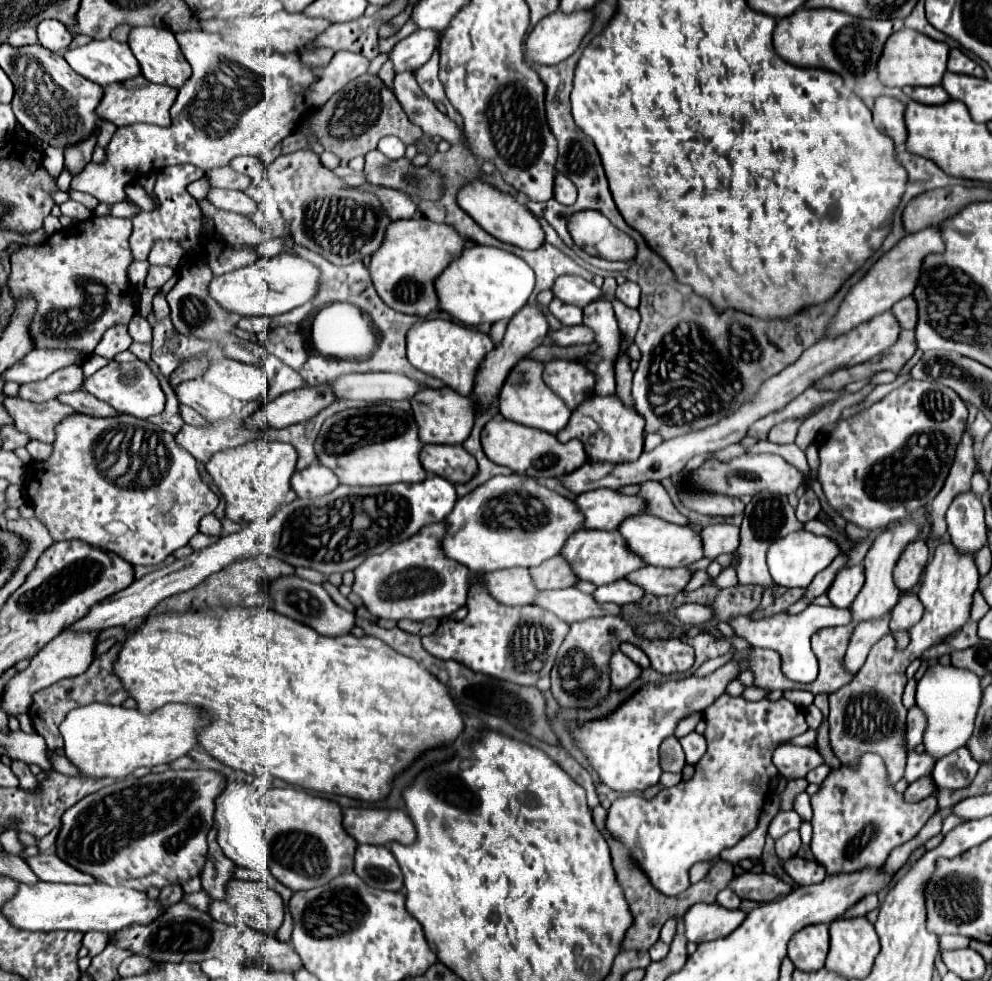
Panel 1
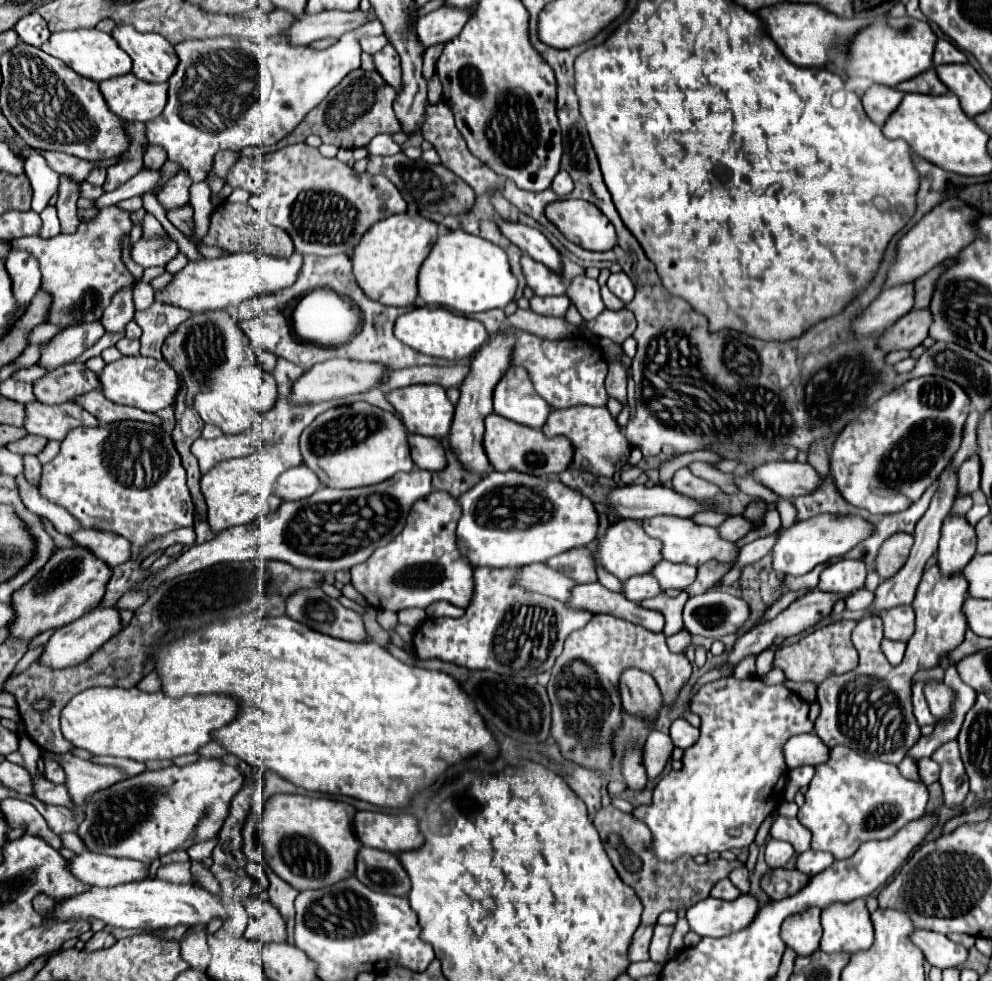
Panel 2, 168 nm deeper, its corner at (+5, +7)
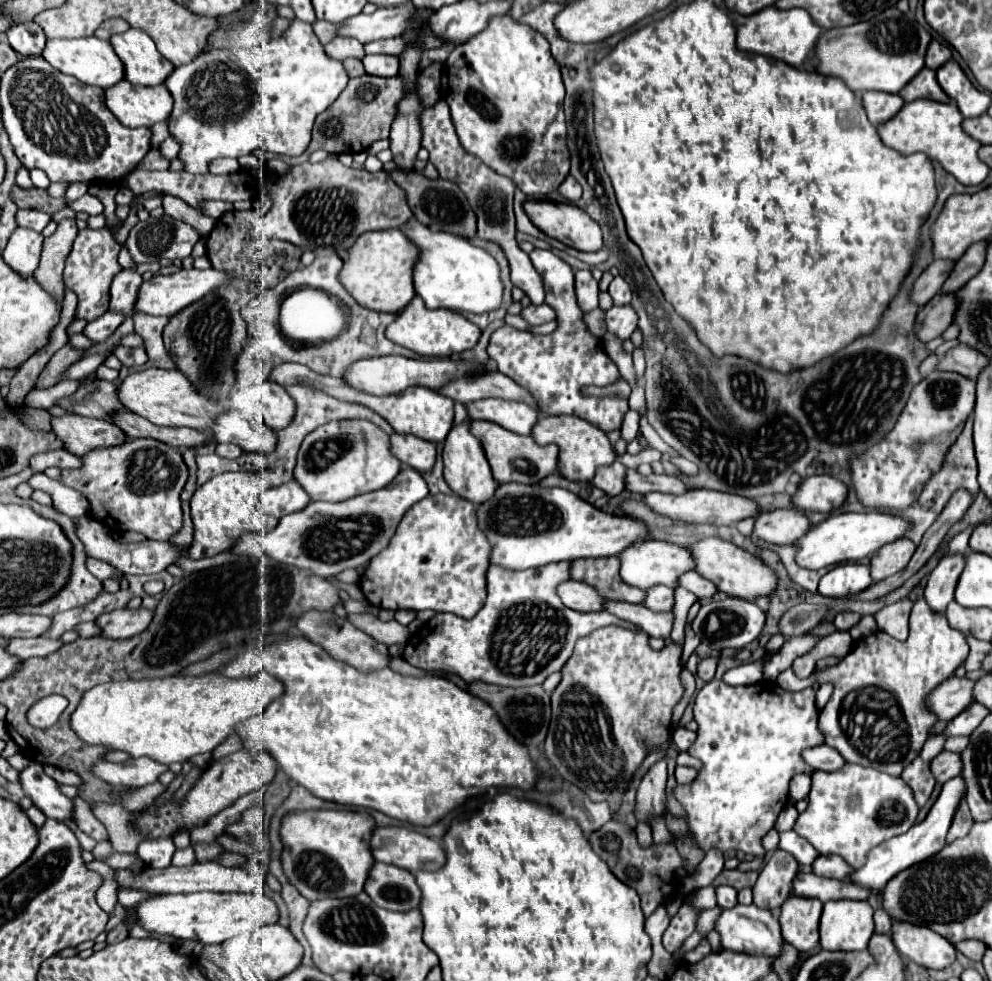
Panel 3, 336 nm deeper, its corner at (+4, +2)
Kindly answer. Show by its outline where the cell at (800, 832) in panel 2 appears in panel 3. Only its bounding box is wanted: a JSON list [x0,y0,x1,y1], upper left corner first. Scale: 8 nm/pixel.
[779,830,819,866]

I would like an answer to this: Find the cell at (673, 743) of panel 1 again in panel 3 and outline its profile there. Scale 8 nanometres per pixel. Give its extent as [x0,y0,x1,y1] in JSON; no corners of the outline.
[637,760,667,820]

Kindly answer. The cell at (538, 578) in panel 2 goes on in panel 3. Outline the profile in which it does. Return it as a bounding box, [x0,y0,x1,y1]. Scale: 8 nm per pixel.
[557,580,603,612]

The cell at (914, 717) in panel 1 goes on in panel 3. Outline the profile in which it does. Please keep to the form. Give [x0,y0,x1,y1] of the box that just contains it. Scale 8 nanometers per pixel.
[925,676,973,720]

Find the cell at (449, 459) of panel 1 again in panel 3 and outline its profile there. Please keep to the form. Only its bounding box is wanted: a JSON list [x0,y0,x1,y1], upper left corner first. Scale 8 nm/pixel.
[391,434,435,472]

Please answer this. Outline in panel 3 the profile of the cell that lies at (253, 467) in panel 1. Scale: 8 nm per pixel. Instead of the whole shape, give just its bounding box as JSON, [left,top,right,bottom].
[189,472,269,560]

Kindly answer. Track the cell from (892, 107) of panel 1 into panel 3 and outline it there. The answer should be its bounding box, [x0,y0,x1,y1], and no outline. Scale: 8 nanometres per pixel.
[863,92,903,126]

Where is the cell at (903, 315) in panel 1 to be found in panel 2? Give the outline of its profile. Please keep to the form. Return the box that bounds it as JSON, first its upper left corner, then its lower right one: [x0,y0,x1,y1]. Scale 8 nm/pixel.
[916,263,944,309]

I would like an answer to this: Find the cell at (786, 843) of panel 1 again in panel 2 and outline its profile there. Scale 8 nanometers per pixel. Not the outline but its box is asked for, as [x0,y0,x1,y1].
[766,839,794,871]

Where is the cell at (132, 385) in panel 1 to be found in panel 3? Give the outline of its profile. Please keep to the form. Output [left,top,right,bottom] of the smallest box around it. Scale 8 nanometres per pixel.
[117,368,221,428]

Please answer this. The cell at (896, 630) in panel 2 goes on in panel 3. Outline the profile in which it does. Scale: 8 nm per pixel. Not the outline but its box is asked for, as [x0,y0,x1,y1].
[875,598,913,640]

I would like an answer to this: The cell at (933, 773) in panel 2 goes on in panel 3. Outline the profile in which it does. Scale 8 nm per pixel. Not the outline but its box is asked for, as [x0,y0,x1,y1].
[931,752,961,782]

